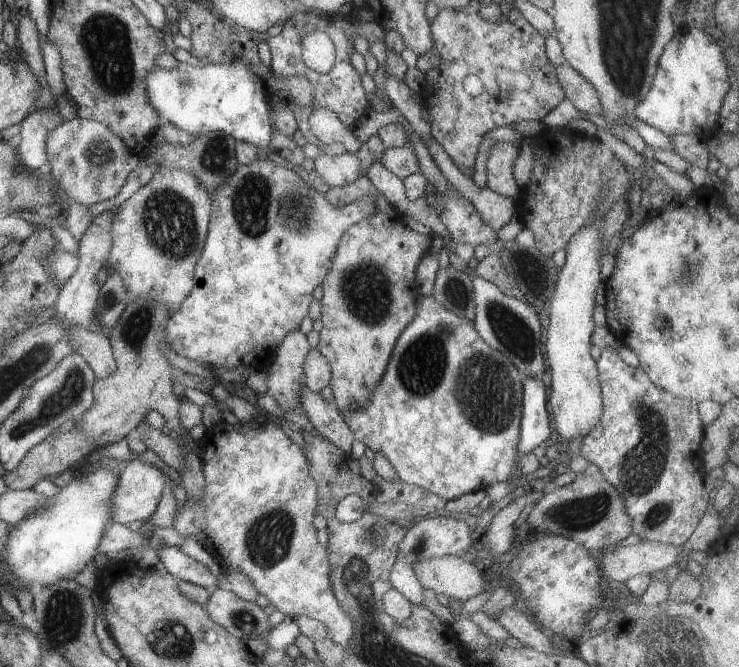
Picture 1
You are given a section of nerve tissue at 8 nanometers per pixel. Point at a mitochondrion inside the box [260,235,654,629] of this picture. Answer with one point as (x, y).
(422, 367)

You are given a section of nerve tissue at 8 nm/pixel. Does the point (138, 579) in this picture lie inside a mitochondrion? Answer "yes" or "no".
no

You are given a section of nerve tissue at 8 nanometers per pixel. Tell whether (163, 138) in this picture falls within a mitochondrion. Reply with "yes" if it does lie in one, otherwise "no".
no

